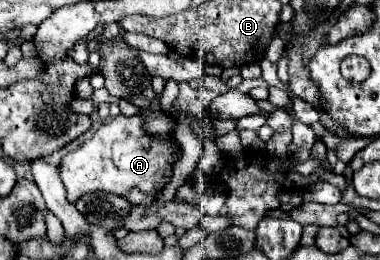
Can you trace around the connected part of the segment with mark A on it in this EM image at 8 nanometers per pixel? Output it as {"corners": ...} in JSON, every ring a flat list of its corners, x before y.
{"corners":[[142,114,136,116,116,116,108,124,102,124,96,134,86,140,80,148,66,154,58,166,60,180,68,192,68,202,76,202,80,196,96,190,114,192,126,196,128,190,140,188,142,192,154,194,156,182,162,182,162,176,172,174,172,164,180,156,178,142,170,136,150,138,142,130]]}

